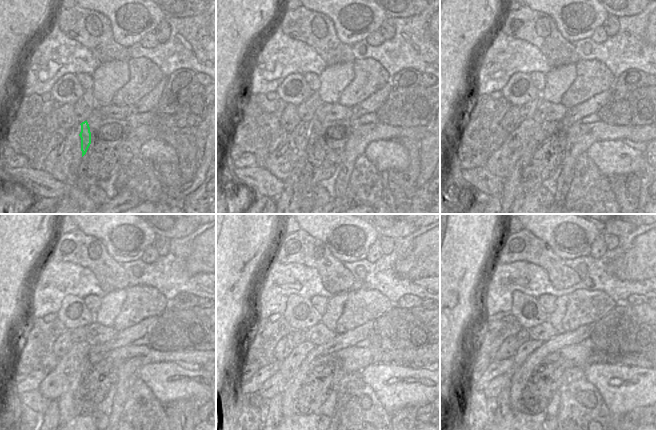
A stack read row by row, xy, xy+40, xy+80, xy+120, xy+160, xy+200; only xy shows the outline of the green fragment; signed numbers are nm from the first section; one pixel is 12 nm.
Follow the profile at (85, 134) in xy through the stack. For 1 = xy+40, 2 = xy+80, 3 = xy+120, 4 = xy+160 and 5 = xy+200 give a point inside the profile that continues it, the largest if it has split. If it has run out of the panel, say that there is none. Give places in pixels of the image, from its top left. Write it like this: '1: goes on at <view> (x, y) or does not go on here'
1: goes on at xy+40 (314, 125)
2: goes on at xy+80 (539, 134)
3: goes on at xy+120 (94, 357)
4: goes on at xy+160 (322, 359)
5: goes on at xy+200 (553, 359)

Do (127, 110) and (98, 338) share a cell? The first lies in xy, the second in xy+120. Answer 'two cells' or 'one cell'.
one cell

